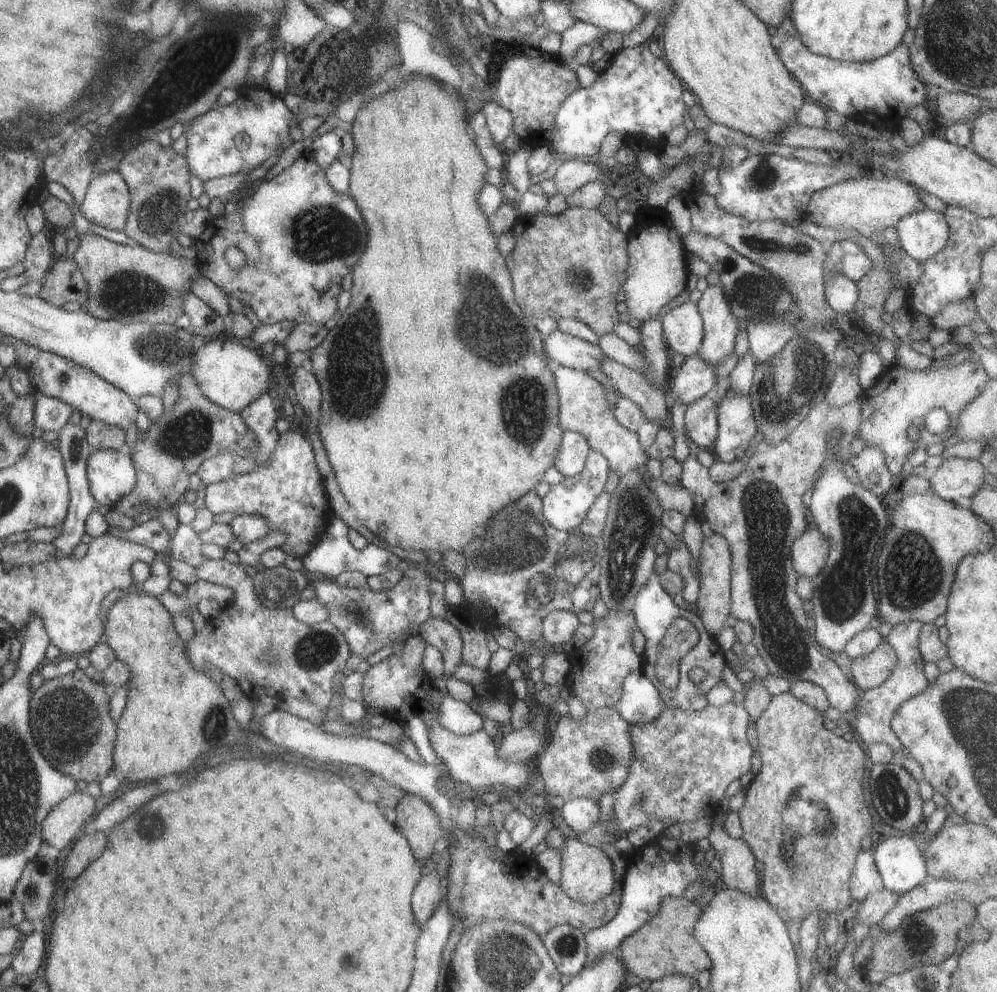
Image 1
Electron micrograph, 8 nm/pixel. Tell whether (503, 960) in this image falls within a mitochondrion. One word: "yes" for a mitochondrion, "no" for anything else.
yes

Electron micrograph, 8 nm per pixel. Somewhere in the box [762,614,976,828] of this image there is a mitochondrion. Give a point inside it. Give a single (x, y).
(895, 794)

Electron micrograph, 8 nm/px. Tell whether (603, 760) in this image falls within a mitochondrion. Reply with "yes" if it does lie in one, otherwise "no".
yes

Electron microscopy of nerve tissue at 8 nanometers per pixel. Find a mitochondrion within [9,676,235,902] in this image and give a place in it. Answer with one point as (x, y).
(71, 703)

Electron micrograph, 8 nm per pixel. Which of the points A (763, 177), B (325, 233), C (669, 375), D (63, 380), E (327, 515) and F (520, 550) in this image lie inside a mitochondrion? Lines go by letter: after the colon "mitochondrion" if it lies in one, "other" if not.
A: mitochondrion
B: mitochondrion
C: other
D: mitochondrion
E: other
F: mitochondrion

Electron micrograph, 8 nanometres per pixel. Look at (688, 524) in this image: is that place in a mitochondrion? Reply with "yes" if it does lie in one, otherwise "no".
no

